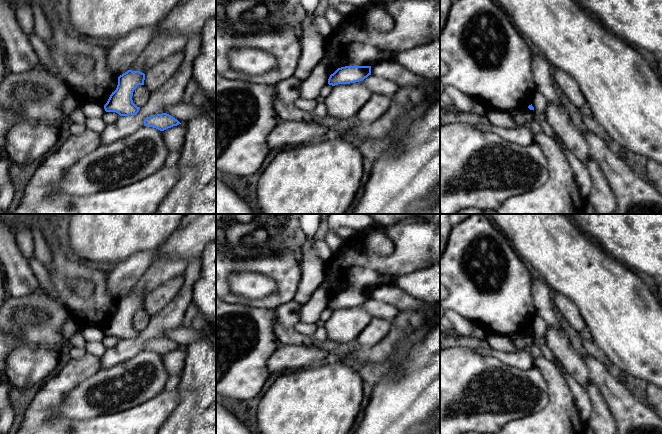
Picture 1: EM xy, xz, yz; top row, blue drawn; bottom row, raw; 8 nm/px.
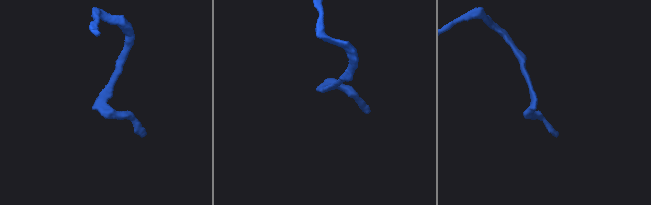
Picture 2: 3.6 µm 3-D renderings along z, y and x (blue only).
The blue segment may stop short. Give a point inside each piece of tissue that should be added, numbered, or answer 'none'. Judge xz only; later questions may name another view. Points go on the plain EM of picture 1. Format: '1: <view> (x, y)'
1: xz (325, 315)

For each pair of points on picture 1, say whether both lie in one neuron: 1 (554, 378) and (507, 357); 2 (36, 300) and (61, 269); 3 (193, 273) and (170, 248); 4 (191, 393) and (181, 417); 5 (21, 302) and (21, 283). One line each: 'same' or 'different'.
1: different
2: different
3: different
4: same
5: different

